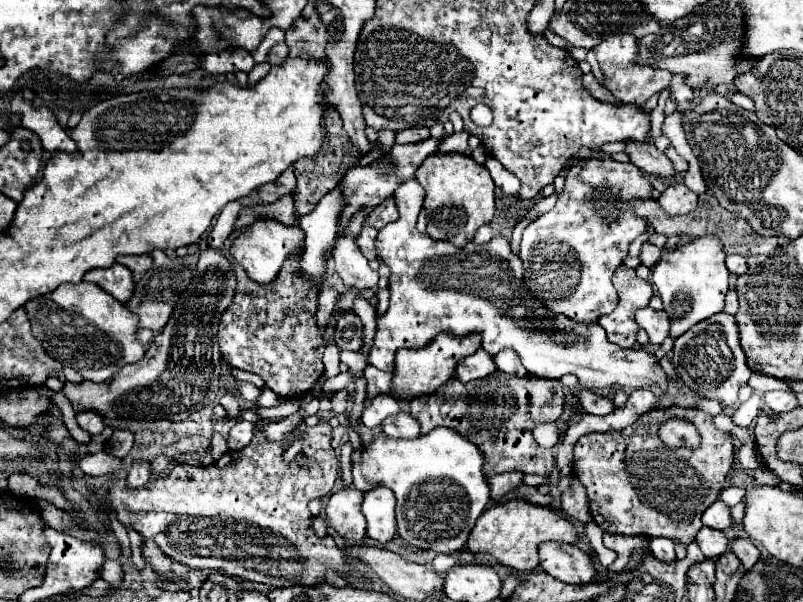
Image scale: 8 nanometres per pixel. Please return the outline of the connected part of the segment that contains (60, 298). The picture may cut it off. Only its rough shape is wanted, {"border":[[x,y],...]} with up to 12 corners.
{"border":[[93,282],[25,312],[45,354],[105,382],[145,356],[137,316]]}

